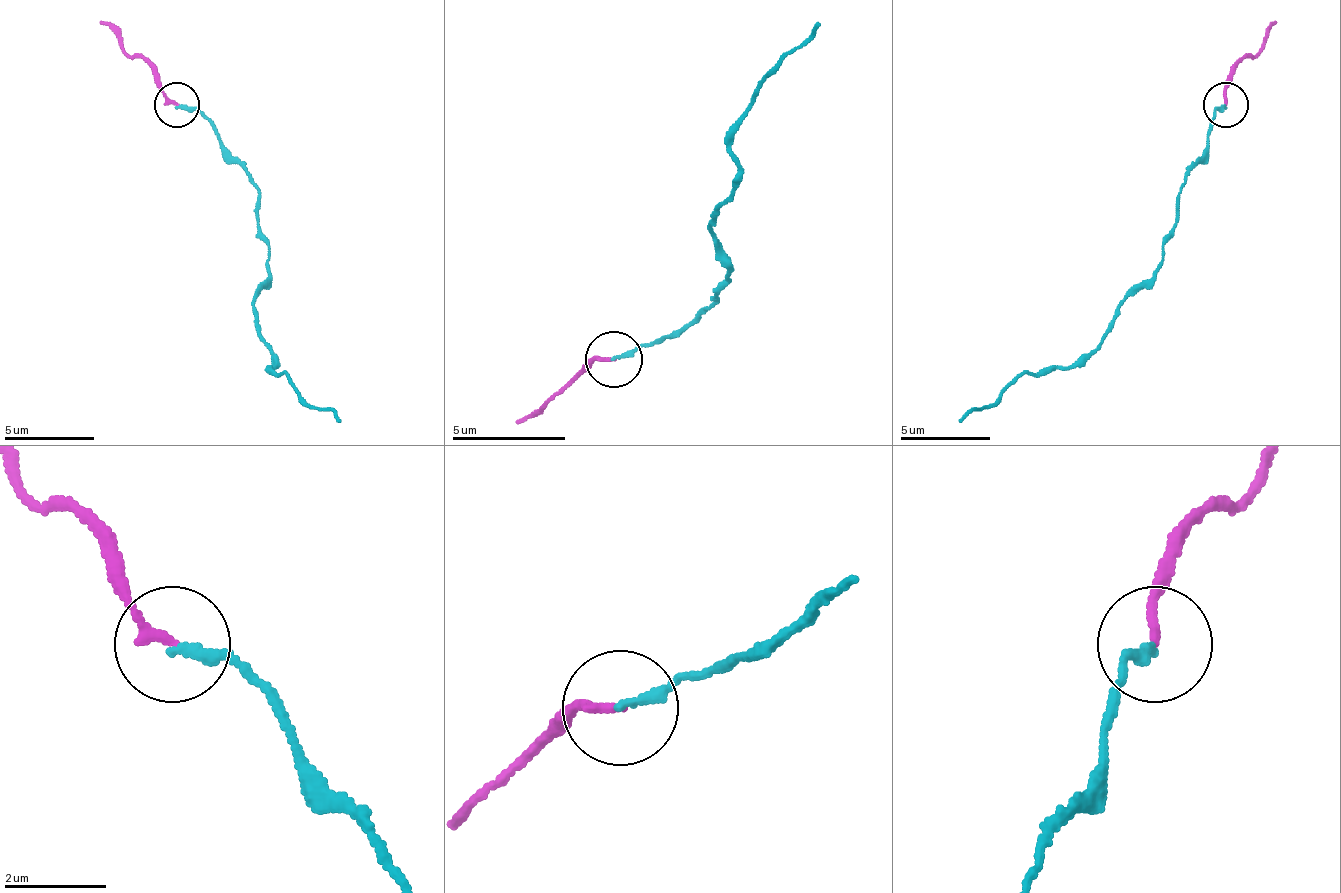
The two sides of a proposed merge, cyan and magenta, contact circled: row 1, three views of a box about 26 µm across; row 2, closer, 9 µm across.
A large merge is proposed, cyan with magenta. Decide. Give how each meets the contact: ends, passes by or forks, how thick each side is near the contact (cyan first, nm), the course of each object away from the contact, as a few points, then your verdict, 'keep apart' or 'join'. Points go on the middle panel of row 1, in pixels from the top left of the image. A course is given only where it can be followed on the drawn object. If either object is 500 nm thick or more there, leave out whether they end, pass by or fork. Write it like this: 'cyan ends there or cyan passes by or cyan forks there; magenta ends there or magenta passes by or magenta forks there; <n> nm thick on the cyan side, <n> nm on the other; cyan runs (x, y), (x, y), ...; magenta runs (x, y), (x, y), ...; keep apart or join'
cyan ends there; magenta ends there; 220 nm thick on the cyan side, 180 nm on the other; cyan runs (615, 361), (643, 343), (671, 338), (728, 281), (728, 253), (711, 230), (739, 162), (734, 122), (819, 20); magenta runs (615, 361), (592, 361), (518, 423); join

